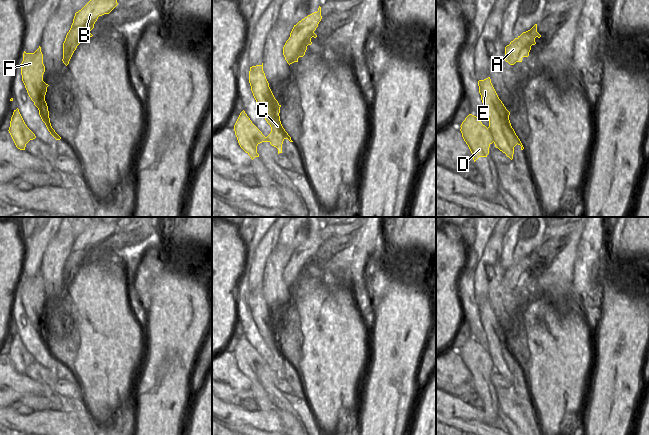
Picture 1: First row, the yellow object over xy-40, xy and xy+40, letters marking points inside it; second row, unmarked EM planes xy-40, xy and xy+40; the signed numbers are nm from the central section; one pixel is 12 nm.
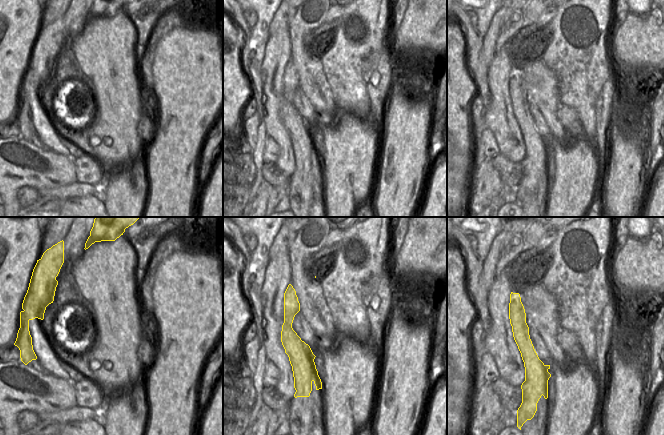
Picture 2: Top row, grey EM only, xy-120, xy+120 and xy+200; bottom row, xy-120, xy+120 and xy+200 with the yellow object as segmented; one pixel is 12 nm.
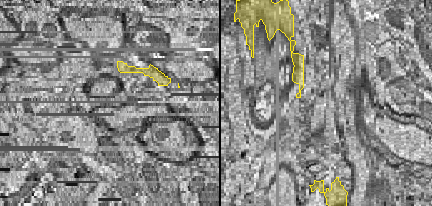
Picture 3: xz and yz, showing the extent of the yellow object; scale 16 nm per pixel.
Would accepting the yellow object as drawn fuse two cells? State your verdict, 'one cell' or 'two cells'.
two cells

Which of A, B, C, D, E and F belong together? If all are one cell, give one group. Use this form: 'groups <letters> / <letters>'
groups A B C / D E F

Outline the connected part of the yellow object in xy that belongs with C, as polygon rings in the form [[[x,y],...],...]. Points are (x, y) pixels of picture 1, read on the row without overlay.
[[[260,322],[257,328],[271,351],[271,356],[267,360],[270,368],[278,373],[278,378],[282,377],[283,365],[285,363],[288,363],[290,366],[293,365],[281,348],[279,340],[281,329],[277,324],[275,326],[268,326],[265,322]]]

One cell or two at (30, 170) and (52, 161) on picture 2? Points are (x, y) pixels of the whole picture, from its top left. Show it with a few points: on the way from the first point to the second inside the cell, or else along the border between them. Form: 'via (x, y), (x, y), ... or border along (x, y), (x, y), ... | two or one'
via (35, 169), (44, 169), (47, 166) | one

